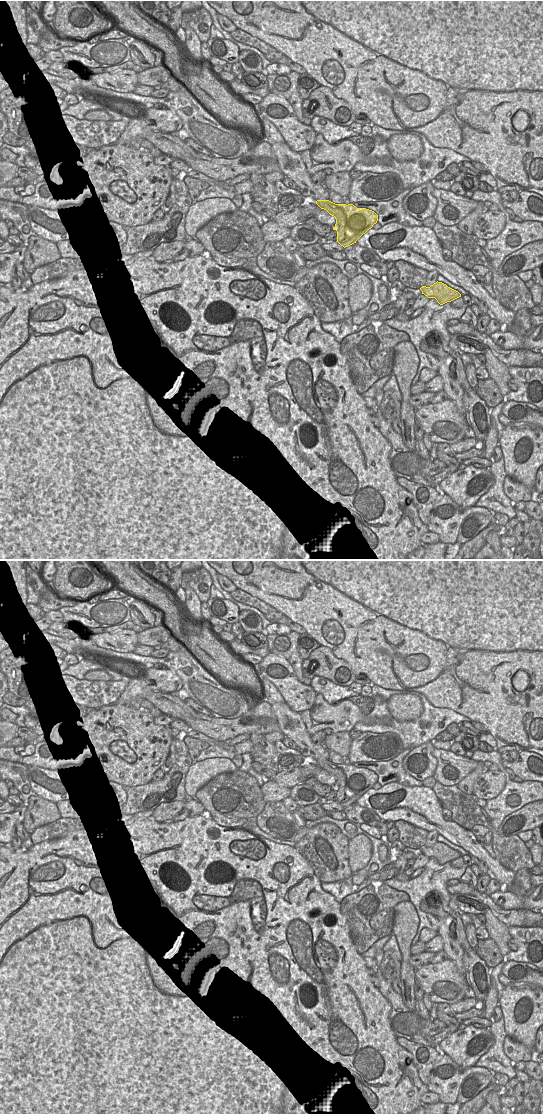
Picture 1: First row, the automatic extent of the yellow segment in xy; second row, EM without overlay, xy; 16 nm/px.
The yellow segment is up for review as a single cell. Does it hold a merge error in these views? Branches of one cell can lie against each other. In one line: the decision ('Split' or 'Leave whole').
Leave whole.

